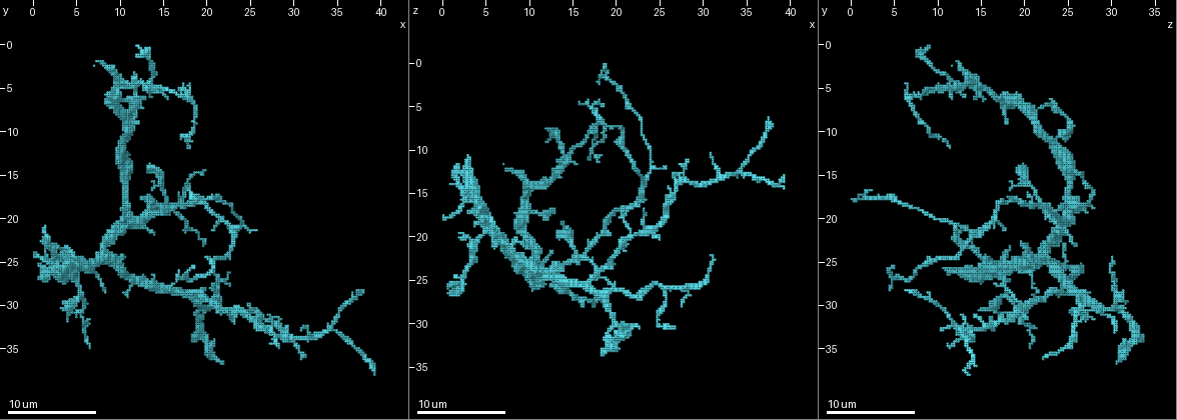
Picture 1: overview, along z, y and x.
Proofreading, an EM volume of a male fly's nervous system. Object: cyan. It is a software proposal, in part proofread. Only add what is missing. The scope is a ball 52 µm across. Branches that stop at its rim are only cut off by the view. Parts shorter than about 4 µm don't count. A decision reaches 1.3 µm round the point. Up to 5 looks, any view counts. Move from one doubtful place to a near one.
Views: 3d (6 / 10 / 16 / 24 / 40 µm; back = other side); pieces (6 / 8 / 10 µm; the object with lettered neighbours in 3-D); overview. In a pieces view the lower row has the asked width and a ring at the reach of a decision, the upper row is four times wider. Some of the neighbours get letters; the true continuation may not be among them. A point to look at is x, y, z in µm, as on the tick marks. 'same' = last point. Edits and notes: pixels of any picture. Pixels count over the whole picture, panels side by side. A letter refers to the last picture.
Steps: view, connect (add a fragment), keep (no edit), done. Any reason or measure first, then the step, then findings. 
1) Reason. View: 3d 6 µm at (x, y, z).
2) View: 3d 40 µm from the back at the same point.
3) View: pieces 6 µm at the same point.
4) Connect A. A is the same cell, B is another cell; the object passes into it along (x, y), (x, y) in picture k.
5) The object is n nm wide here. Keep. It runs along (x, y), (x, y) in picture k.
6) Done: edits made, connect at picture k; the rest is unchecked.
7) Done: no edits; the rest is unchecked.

Tapers out. View: pieces 10 µm at (19.4, 14.4, 25.4).

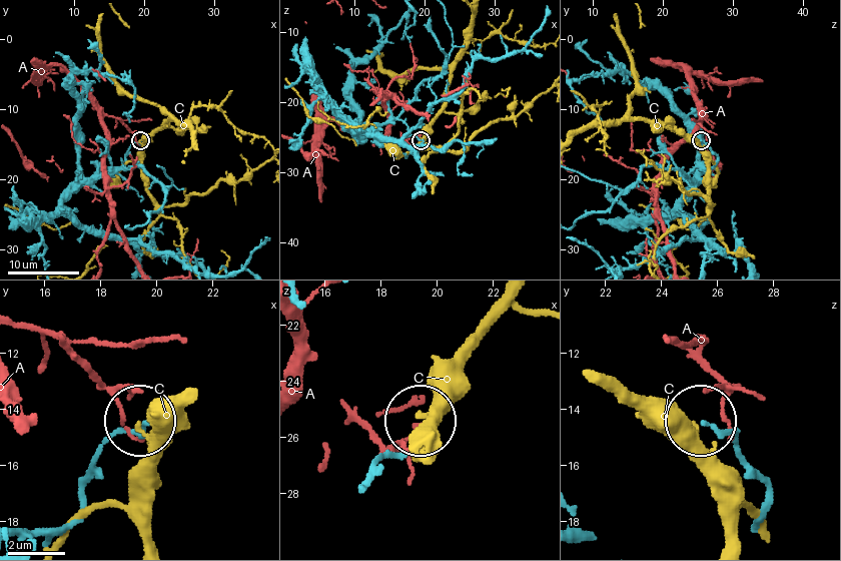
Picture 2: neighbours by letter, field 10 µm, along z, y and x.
Keep. A and C are other cells; it runs along (755, 520), (765, 480), (734, 432), (705, 422) in picture 2; no lettered fragment goes on from it.

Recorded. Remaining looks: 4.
Free end. View: 3d 6 µm at (12.4, 7.2, 21.6).

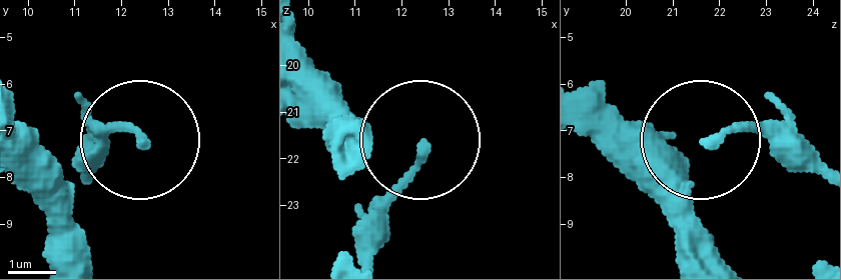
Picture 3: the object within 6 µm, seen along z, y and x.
View: pieces 8 µm at (12.45, 7.30, 21.80).

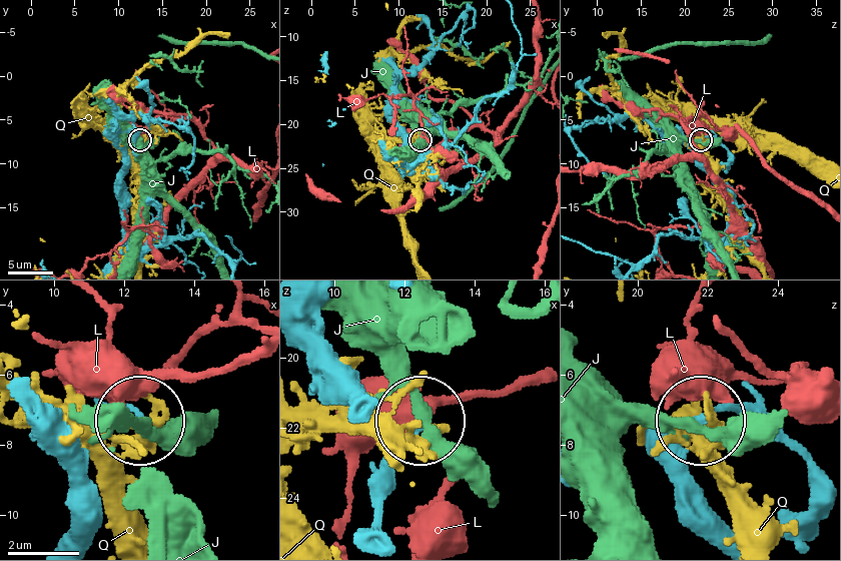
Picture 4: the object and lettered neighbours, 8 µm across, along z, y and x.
Keep. J, L and Q are other cells; no lettered fragment goes on from it.

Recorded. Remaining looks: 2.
View: 3d 10 µm at (30.8, 35.8, 22.2).

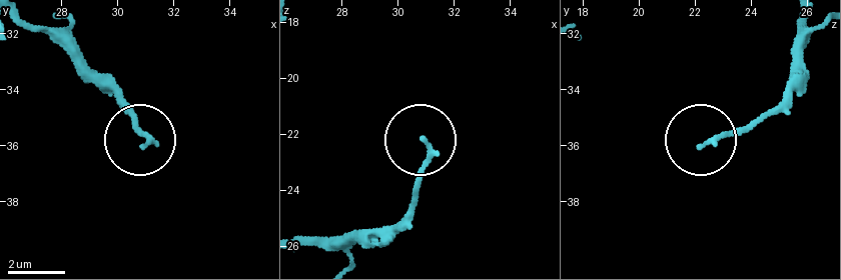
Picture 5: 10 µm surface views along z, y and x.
See the neighbours. View: pieces 10 µm at (31.0, 36.0, 22.3).

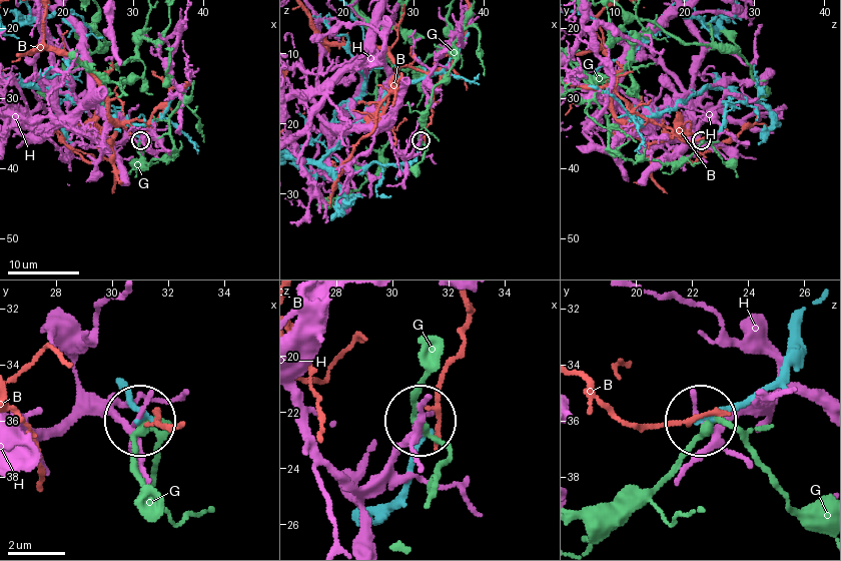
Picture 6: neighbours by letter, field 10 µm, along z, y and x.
Keep. B, G and H are other cells; it runs along (796, 334), (792, 355), (768, 384), (706, 417) in picture 6; no lettered fragment goes on from it.

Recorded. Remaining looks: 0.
Done: no edits; the rest is unchecked.

